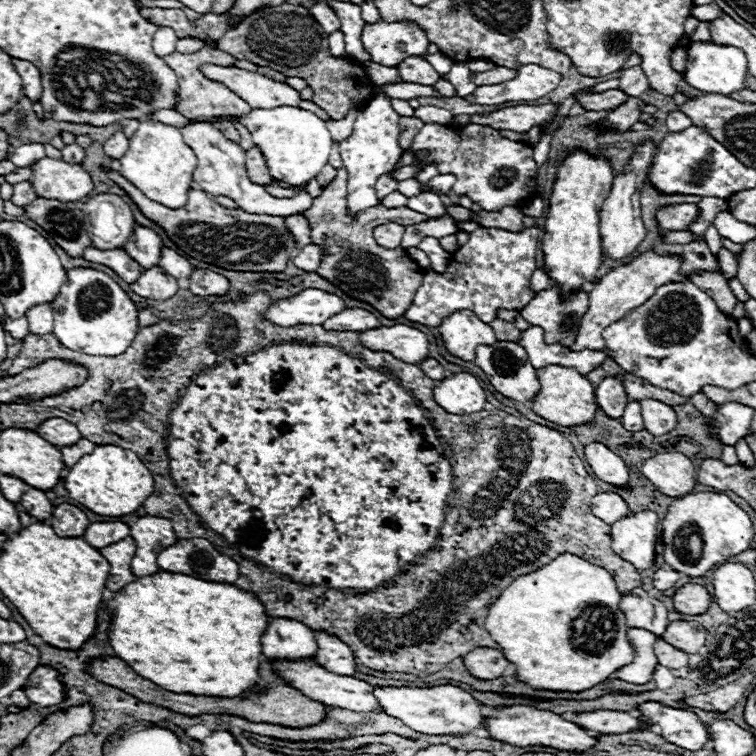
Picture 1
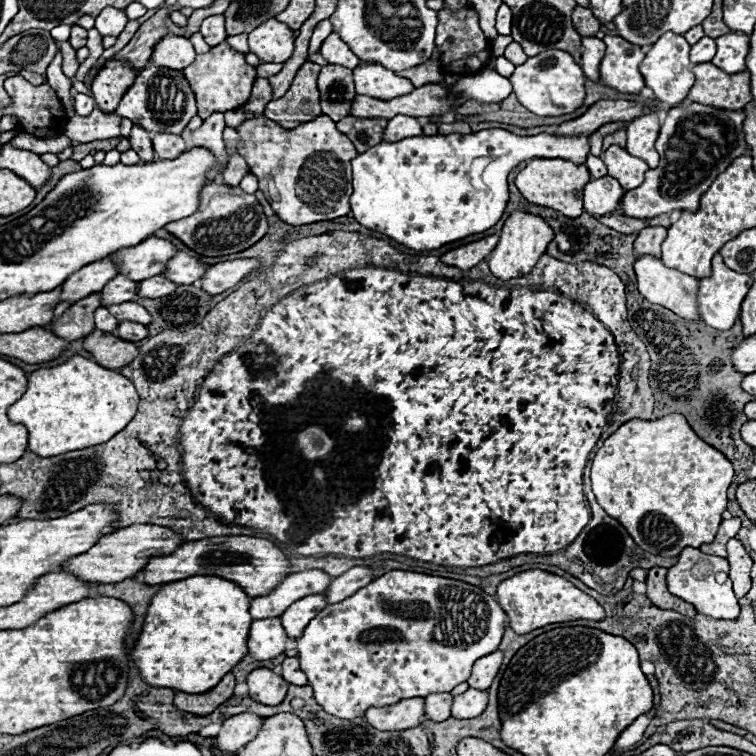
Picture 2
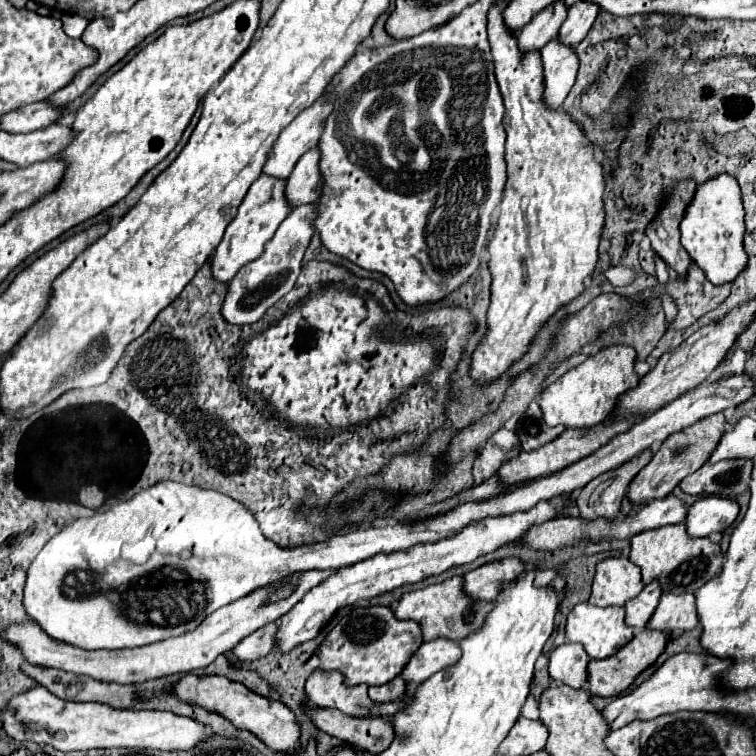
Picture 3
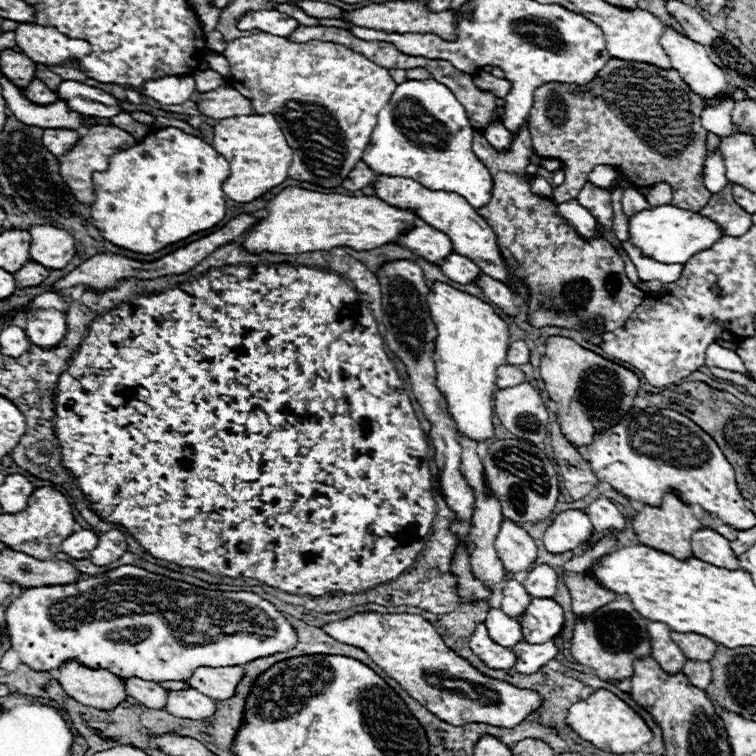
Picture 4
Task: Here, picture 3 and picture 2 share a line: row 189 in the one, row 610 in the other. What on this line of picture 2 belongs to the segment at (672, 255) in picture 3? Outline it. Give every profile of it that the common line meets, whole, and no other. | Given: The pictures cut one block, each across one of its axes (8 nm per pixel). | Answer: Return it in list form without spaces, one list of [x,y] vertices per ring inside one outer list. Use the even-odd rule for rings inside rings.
[[[656,566],[648,572],[648,578],[646,578],[646,584],[648,584],[648,590],[646,590],[646,596],[652,600],[652,604],[664,608],[664,610],[676,610],[684,616],[694,616],[696,610],[692,604],[684,602],[682,598],[676,598],[672,594],[668,594],[668,588],[666,588],[666,568],[662,566]]]

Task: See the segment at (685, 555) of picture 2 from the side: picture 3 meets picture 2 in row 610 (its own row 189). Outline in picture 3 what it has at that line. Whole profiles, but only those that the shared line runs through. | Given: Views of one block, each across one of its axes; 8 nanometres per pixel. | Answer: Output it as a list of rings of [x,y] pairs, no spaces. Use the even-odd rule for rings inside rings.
[[[716,176],[708,180],[708,184],[698,186],[694,200],[690,202],[684,214],[680,230],[682,230],[682,246],[712,284],[720,286],[726,282],[734,282],[736,276],[748,266],[748,254],[744,250],[746,224],[744,224],[742,194],[734,178]]]

